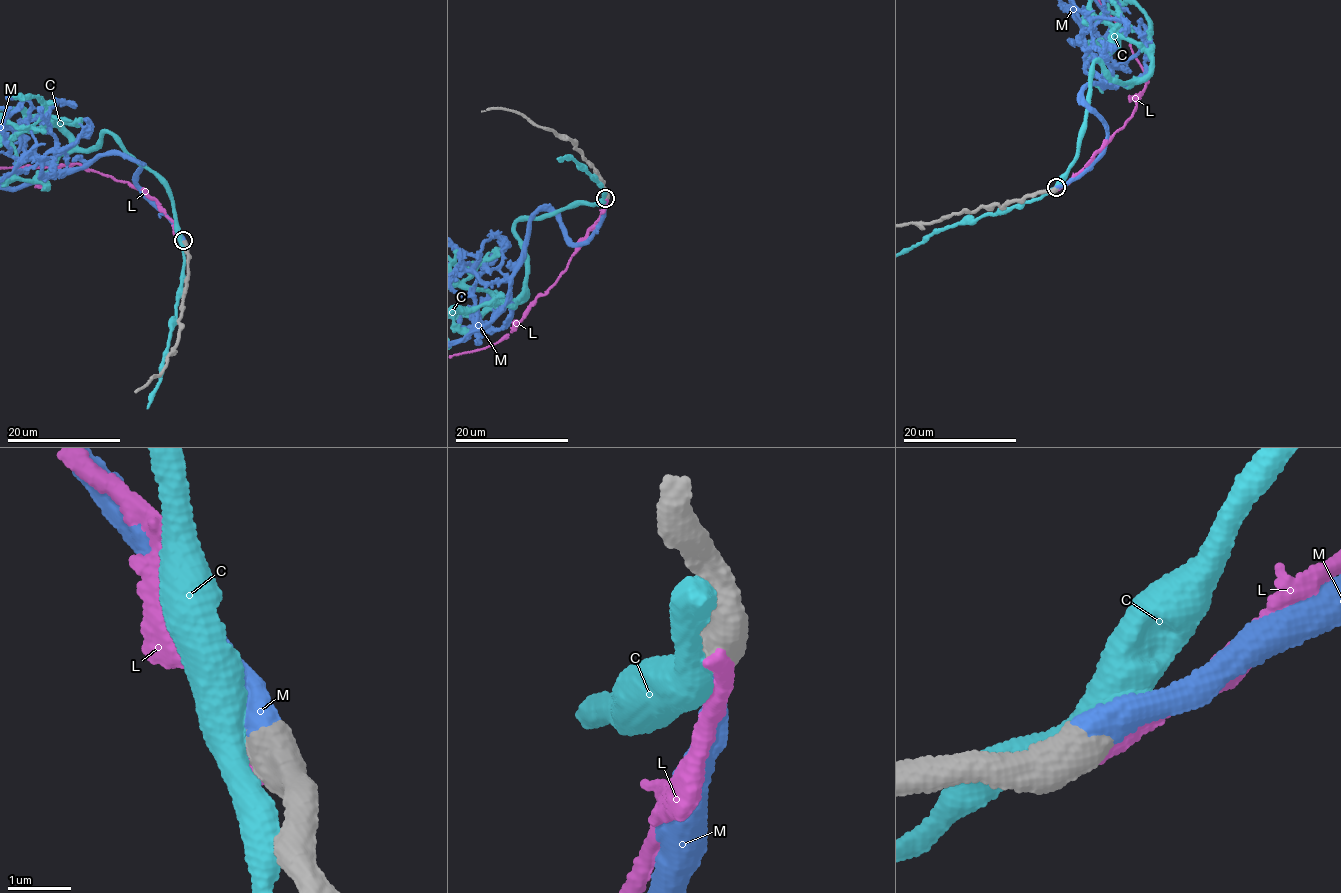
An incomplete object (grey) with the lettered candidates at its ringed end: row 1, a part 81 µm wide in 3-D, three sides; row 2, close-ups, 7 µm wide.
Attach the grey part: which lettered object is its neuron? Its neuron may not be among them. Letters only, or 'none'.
M

